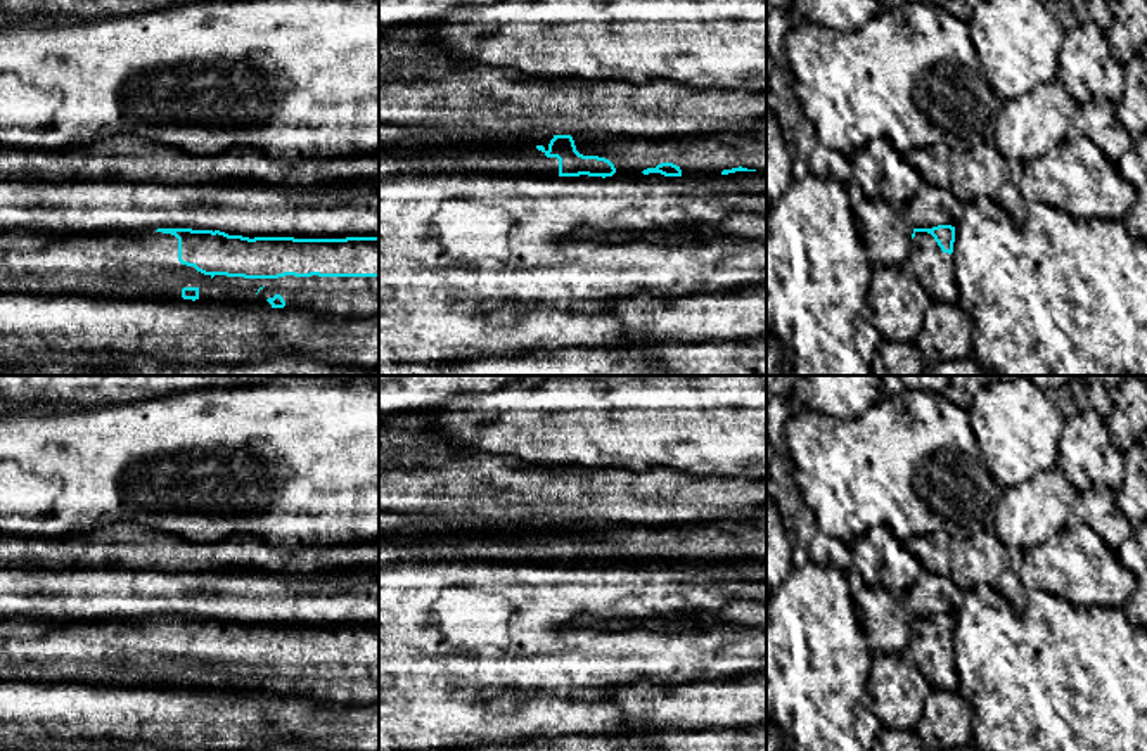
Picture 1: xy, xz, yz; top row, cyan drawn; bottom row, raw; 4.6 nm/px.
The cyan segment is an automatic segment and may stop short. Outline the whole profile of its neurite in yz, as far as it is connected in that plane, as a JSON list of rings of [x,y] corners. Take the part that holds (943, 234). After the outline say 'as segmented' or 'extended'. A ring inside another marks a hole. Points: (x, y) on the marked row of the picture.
[[[955,227],[913,228],[907,268],[919,279],[932,301],[955,303],[958,287],[952,260]]] | extended

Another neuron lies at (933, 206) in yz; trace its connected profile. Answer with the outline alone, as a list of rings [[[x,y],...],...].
[[[924,183],[905,209],[905,216],[912,228],[955,227],[964,215],[964,208],[965,202],[955,197],[950,189]]]

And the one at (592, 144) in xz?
[[[766,119],[754,128],[699,137],[630,138],[590,133],[574,135],[573,140],[580,154],[606,157],[625,175],[661,163],[676,164],[687,178],[711,178],[739,166],[766,168]]]

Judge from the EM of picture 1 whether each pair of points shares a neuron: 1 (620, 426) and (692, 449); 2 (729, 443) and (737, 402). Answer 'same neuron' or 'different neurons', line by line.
1: same neuron
2: same neuron

